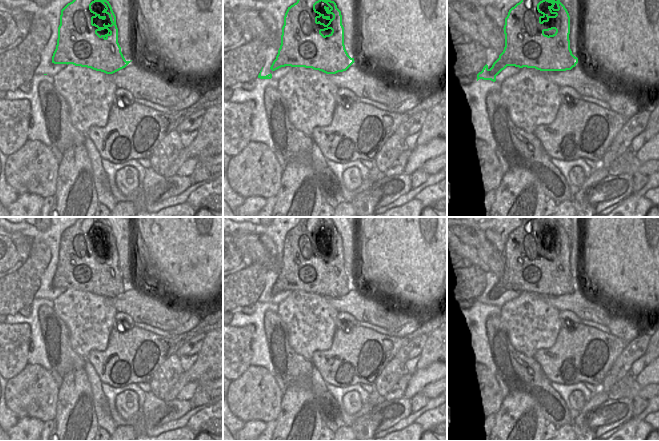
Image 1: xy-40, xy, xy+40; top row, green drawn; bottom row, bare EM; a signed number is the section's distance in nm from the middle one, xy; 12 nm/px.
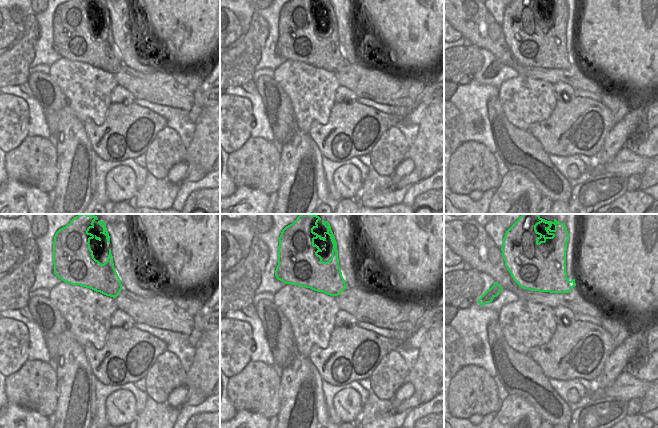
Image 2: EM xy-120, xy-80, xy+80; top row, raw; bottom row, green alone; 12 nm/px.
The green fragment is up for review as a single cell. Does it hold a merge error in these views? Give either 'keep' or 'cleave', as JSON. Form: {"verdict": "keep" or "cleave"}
{"verdict": "cleave"}

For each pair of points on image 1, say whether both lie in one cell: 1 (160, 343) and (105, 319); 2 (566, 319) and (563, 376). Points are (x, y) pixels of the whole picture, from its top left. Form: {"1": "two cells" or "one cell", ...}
{"1": "two cells", "2": "two cells"}

